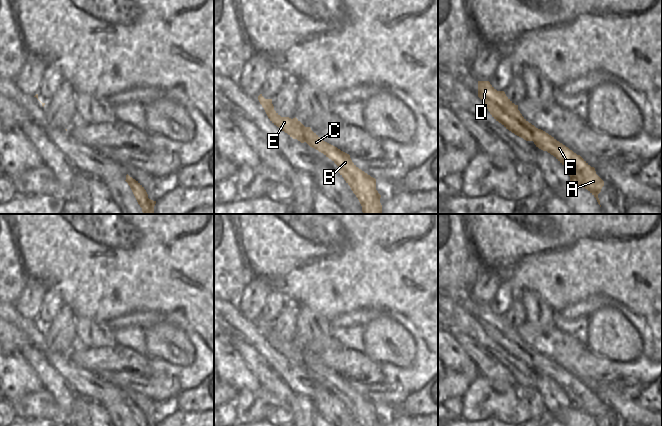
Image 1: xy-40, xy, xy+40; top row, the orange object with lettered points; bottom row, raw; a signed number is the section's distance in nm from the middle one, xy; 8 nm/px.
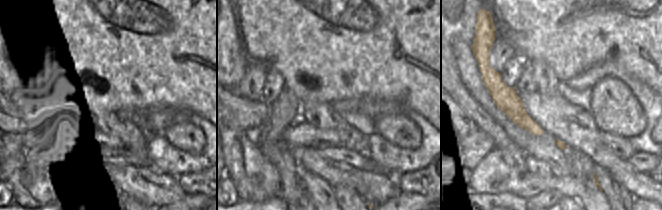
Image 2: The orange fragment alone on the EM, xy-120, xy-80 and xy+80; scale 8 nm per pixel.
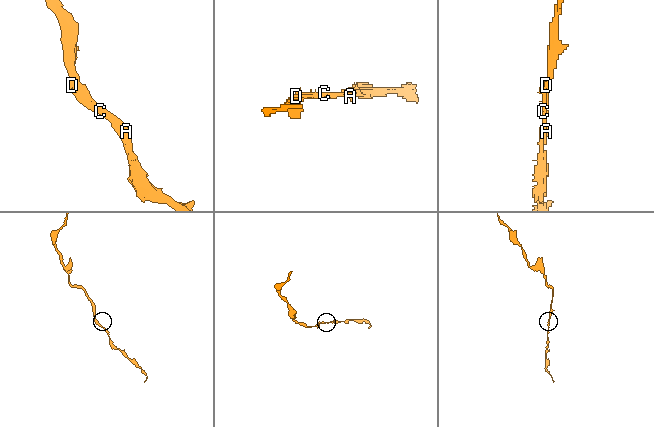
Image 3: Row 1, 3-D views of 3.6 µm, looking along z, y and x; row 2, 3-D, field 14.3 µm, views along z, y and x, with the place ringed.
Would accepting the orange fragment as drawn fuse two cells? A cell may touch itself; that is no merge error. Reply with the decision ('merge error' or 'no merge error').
no merge error

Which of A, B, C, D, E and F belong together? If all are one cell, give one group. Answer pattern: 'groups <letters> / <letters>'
groups A B C D E F

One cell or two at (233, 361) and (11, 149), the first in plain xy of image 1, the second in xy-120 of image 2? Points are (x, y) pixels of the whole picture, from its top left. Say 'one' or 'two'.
one

